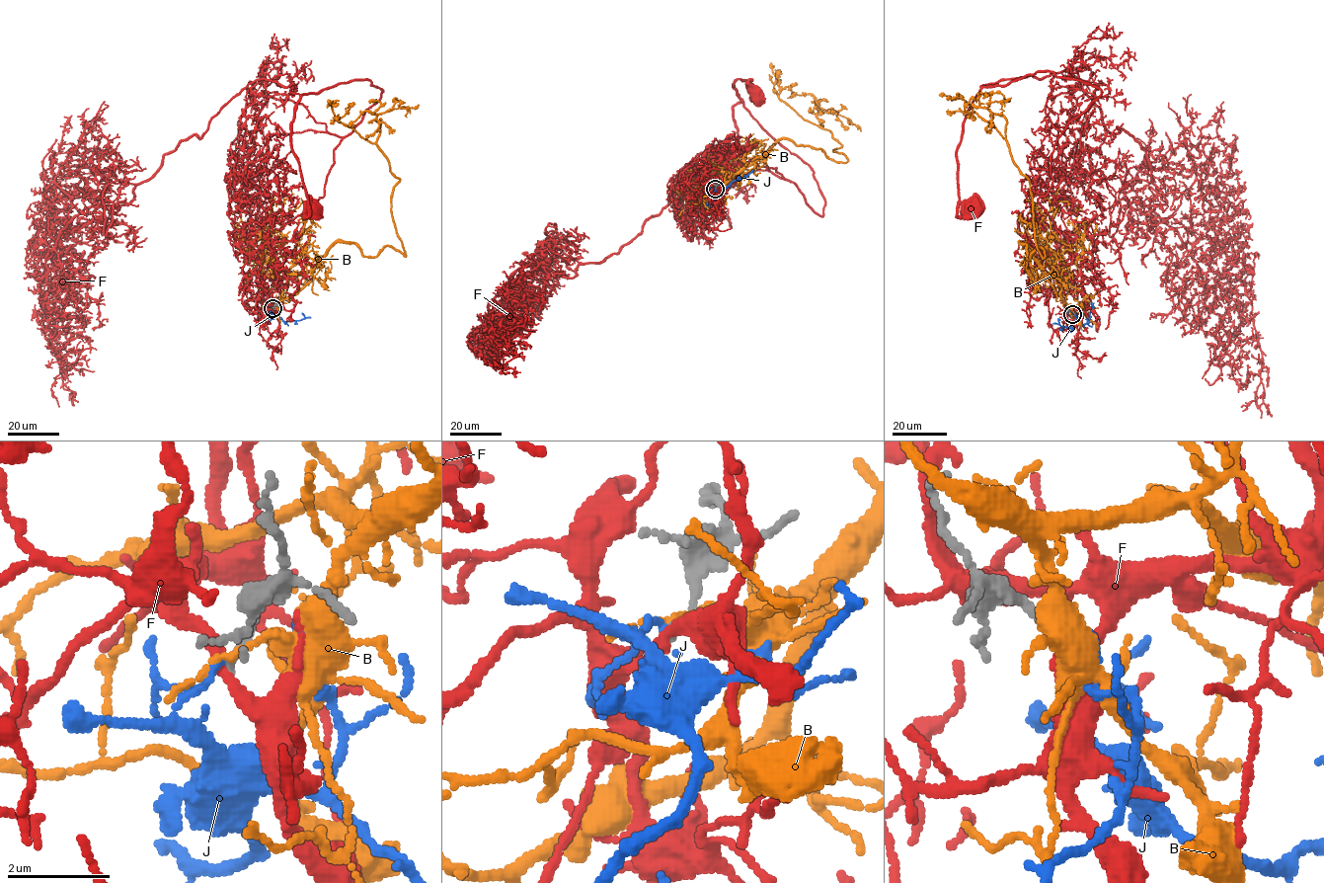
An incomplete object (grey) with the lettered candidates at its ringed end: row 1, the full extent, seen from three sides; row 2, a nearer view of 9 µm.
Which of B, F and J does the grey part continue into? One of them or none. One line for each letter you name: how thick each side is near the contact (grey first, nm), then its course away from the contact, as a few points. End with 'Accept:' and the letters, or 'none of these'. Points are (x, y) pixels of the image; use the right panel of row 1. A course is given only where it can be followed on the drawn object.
Accept: none of these

